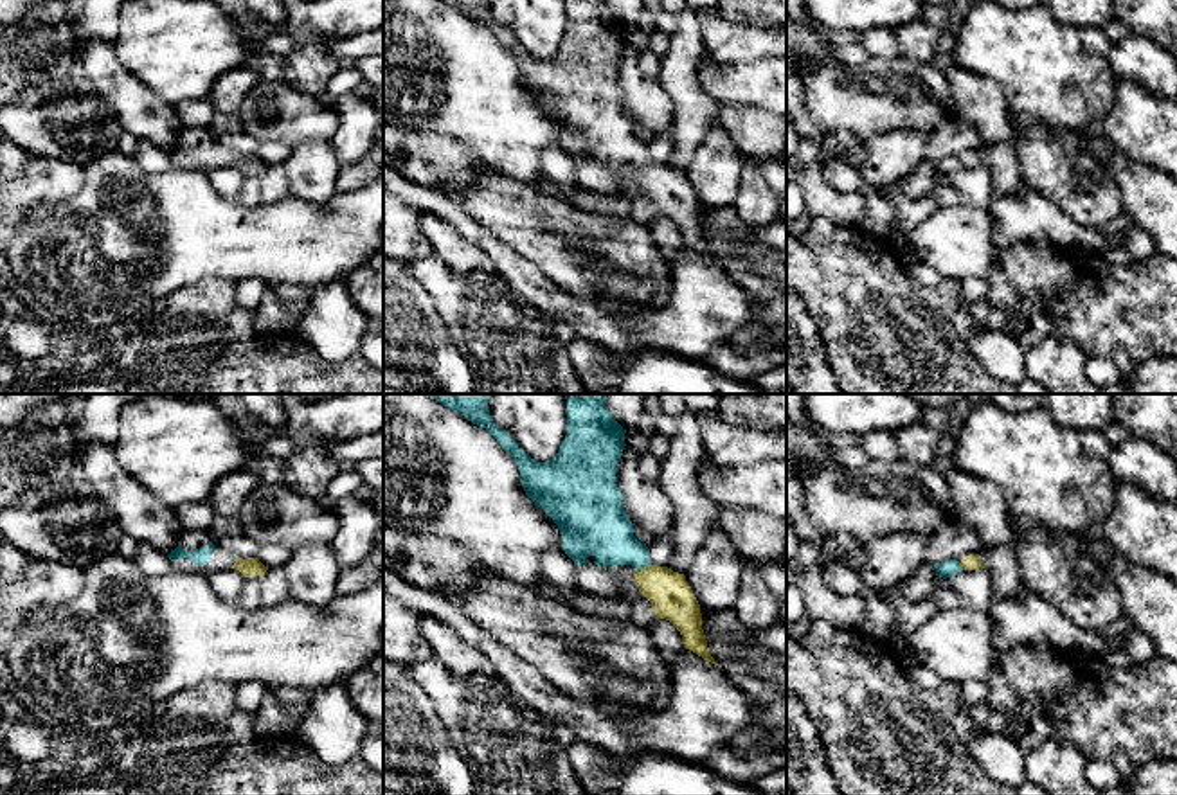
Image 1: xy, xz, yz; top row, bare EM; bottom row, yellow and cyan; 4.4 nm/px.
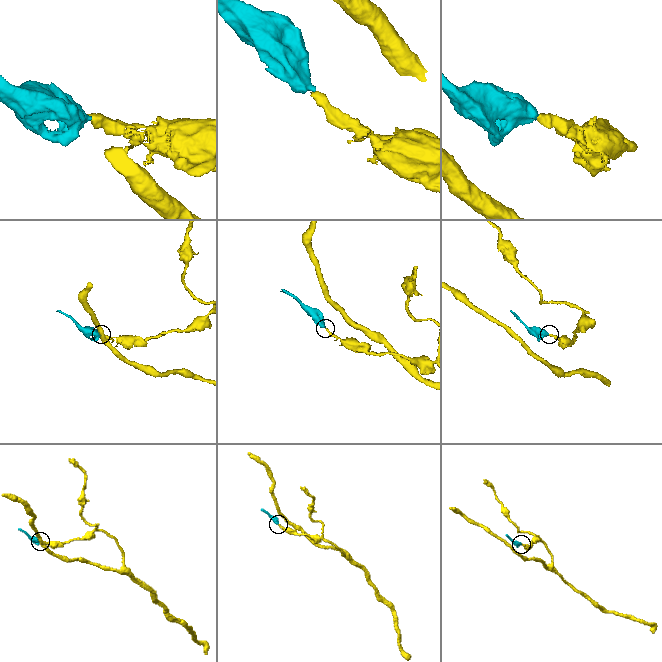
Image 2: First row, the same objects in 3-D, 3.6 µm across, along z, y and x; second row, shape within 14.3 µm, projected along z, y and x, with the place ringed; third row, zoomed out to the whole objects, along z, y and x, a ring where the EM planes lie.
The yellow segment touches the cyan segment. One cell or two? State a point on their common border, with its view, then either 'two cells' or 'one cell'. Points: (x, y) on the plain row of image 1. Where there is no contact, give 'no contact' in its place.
contact xz (645, 164); one cell

